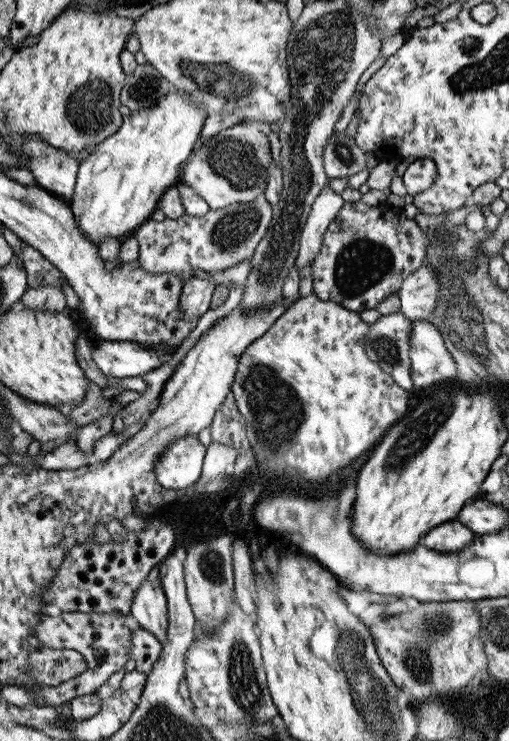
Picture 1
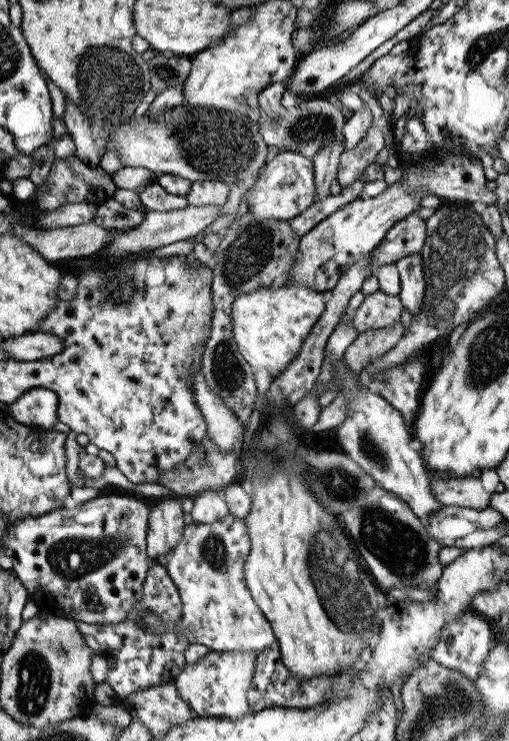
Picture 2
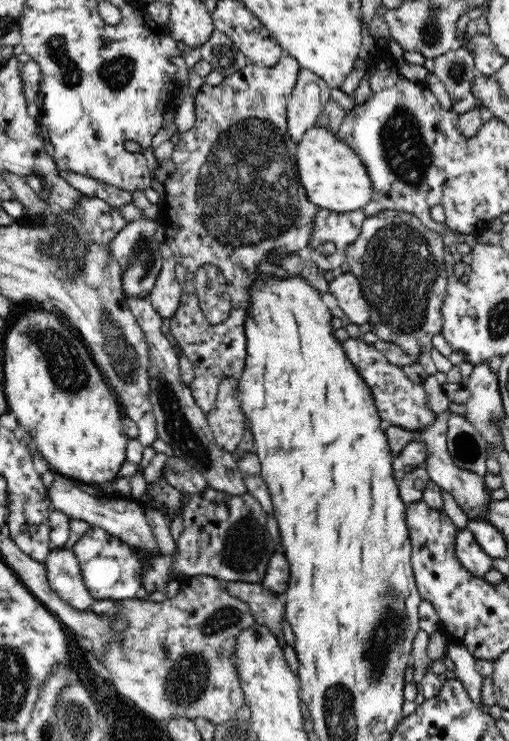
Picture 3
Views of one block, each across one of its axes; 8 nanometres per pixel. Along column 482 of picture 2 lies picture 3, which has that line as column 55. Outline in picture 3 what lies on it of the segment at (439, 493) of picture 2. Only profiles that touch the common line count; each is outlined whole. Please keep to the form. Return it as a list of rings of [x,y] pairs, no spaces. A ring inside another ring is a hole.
[[[77,486],[68,488],[68,490],[52,487],[48,490],[47,496],[53,509],[65,512],[72,519],[84,520],[90,526],[103,528],[112,536],[129,544],[130,548],[138,550],[140,556],[149,559],[160,555],[159,541],[156,540],[155,533],[152,532],[141,503],[123,497],[116,497],[113,500],[104,500],[102,502],[102,500],[98,500],[94,492]]]

